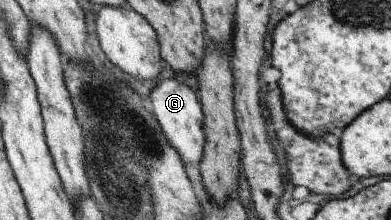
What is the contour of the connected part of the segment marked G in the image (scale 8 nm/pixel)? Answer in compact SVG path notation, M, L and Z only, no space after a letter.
M164 79L156 83L156 87L150 93L152 99L151 112L156 117L162 133L166 135L168 143L178 151L184 165L200 163L204 155L206 145L204 132L204 113L200 111L200 103L196 99L196 93L182 81L176 79Z

